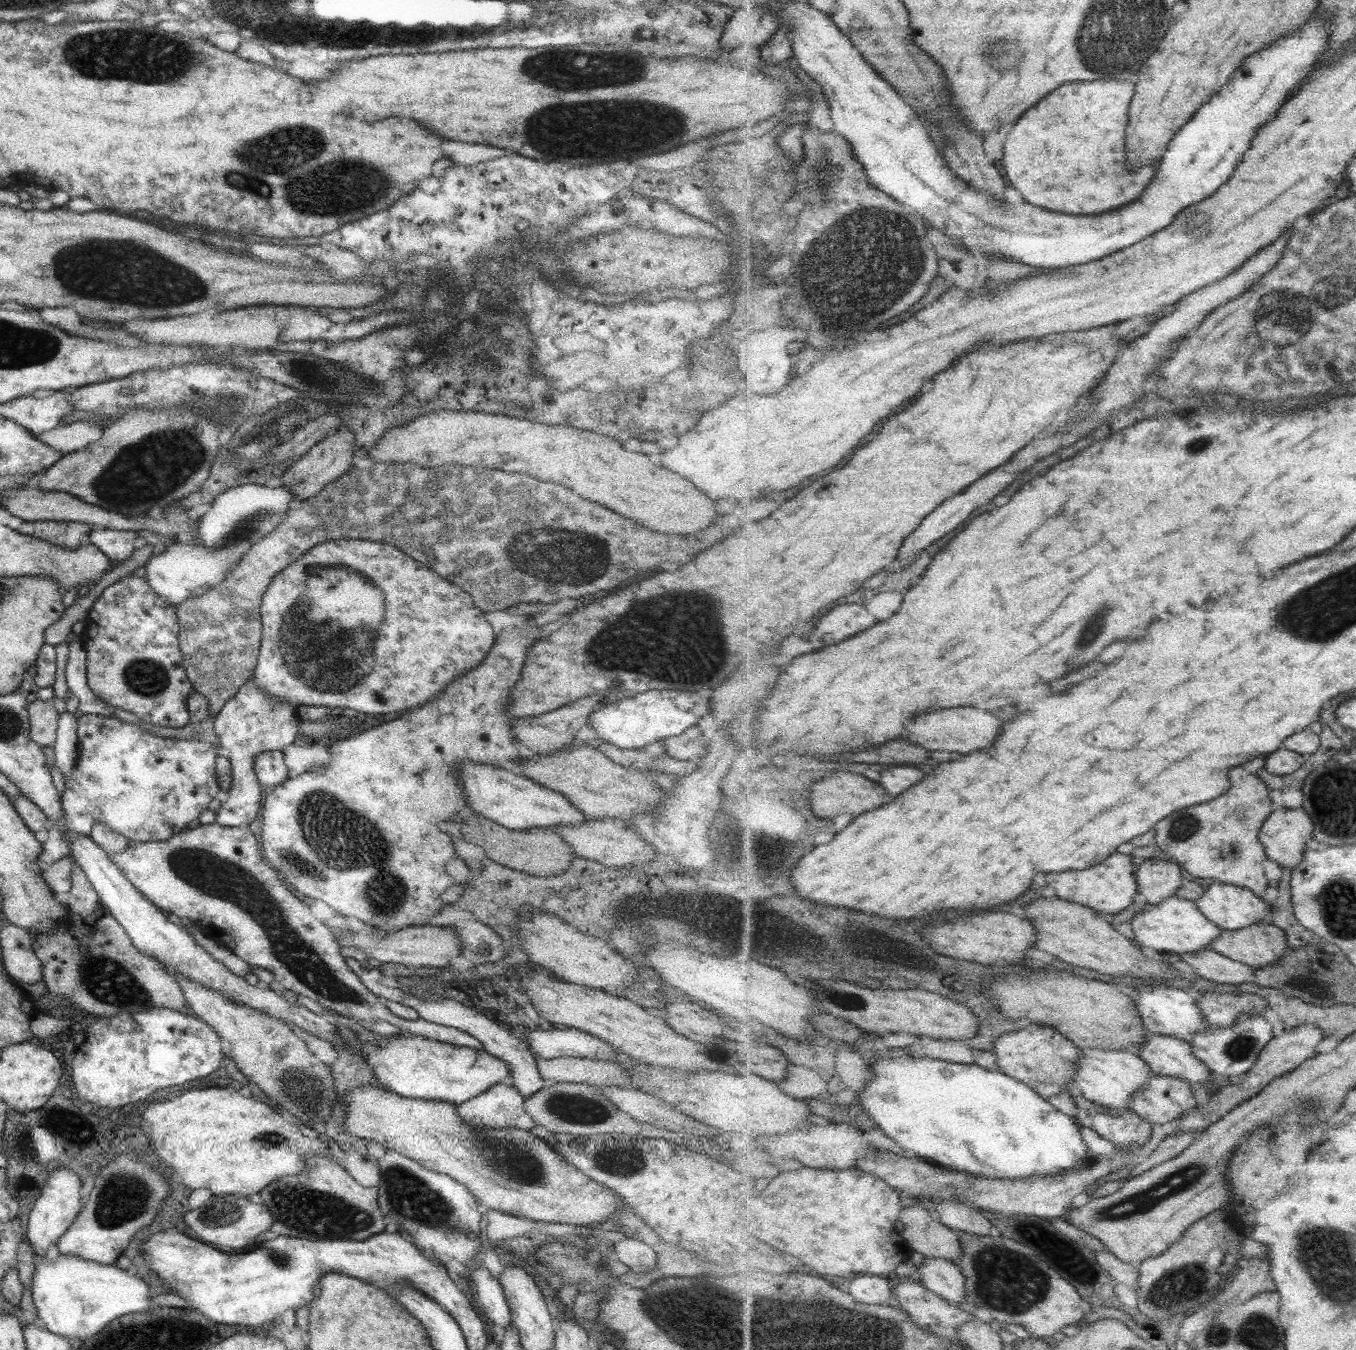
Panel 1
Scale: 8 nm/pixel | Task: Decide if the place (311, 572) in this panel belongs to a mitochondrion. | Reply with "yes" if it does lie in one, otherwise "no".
yes

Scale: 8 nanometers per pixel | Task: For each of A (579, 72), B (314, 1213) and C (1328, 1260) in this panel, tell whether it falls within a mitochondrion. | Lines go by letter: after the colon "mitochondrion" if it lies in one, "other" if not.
A: mitochondrion
B: mitochondrion
C: mitochondrion

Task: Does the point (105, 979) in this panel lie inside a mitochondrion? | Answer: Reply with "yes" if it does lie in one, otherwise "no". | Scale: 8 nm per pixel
yes

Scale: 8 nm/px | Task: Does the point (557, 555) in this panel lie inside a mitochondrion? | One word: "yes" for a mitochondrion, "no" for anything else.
yes

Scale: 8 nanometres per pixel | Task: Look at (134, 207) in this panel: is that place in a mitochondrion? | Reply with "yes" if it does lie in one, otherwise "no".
no

